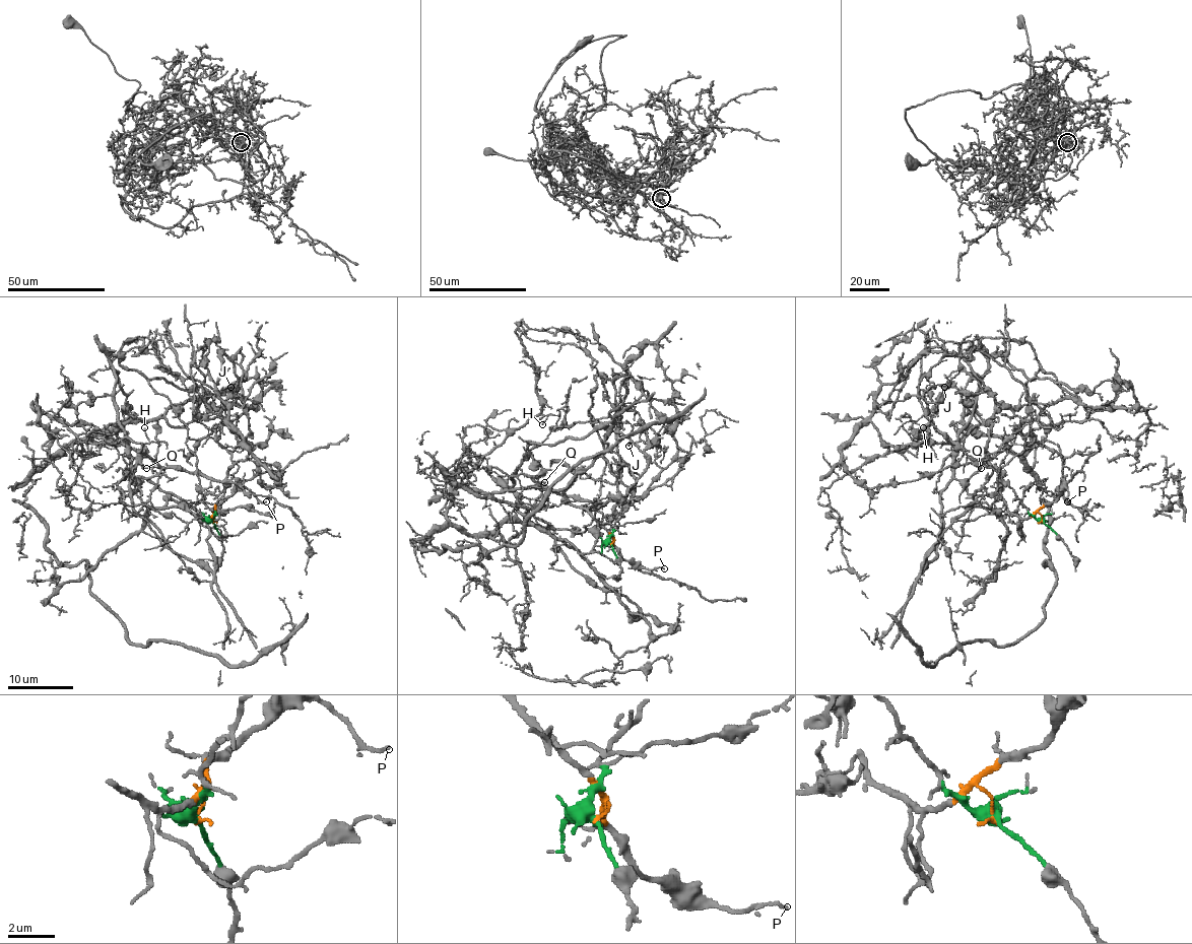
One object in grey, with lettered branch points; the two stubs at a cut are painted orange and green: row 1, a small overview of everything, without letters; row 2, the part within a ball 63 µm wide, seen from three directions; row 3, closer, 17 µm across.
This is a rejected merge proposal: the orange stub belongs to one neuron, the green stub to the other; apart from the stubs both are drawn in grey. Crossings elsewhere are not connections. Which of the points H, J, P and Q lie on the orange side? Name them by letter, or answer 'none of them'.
P

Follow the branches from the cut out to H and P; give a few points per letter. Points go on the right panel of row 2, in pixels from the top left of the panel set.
H: (1043, 521), (999, 479), (986, 450), (991, 425), (976, 425), (958, 443), (913, 443), (922, 428)
P: (1043, 521), (1038, 512), (1051, 504), (1065, 488), (1067, 501)

